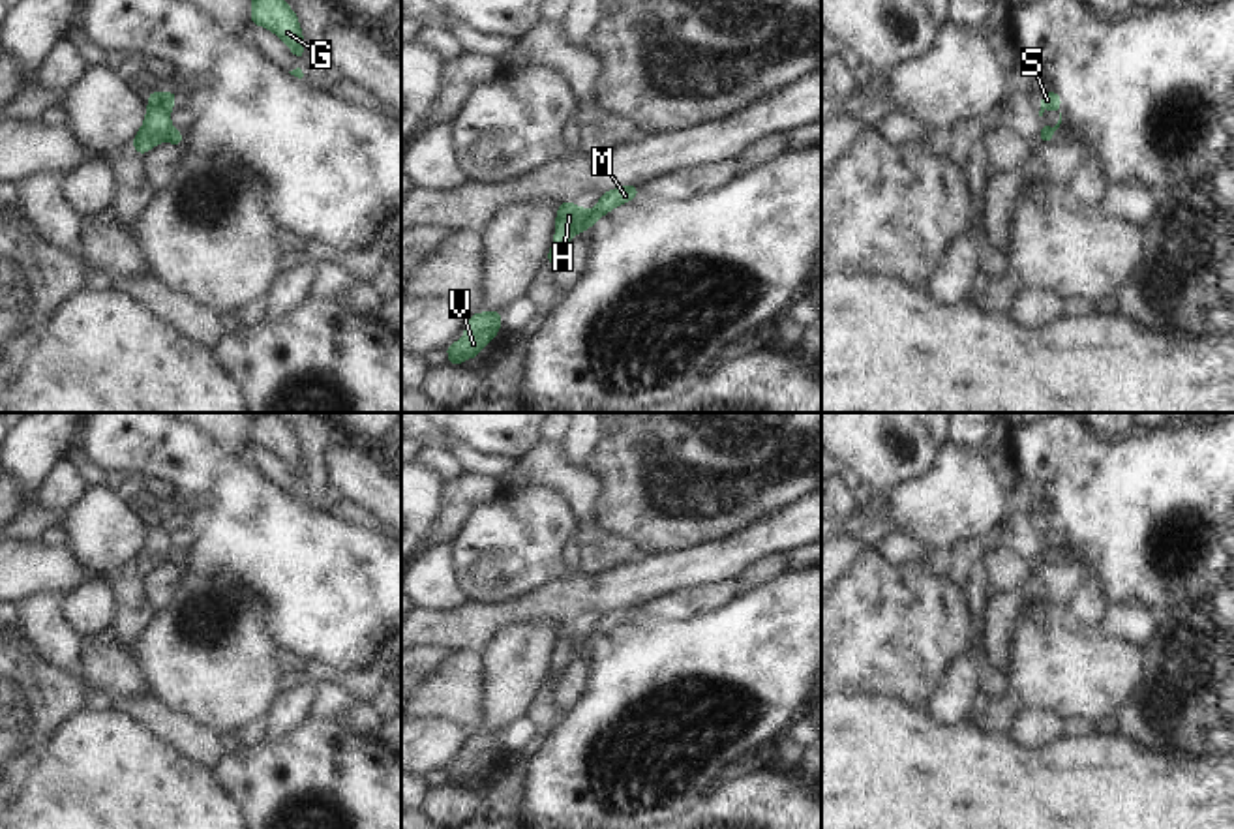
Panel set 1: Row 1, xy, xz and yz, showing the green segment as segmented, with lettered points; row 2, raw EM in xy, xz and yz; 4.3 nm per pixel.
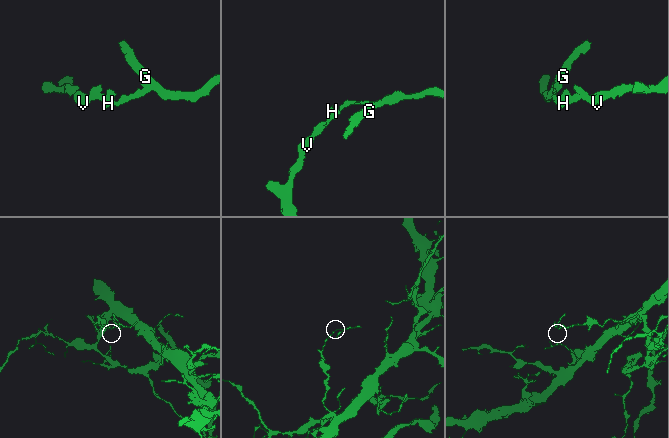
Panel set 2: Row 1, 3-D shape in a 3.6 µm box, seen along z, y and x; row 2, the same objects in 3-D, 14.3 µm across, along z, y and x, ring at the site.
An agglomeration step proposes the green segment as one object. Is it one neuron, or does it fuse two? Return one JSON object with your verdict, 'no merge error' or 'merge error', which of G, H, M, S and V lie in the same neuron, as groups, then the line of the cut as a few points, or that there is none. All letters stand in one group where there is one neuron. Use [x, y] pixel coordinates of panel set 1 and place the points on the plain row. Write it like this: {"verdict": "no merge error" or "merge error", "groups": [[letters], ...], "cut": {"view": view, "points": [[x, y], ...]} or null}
{"verdict": "merge error", "groups": [["G", "M"], ["H", "S", "V"]], "cut": {"view": "xy", "points": [[171, 546], [167, 559]]}}

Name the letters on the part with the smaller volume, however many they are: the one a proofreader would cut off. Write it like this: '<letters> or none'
G, M

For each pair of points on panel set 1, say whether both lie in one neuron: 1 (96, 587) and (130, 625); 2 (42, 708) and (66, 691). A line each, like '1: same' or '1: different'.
1: different
2: same

